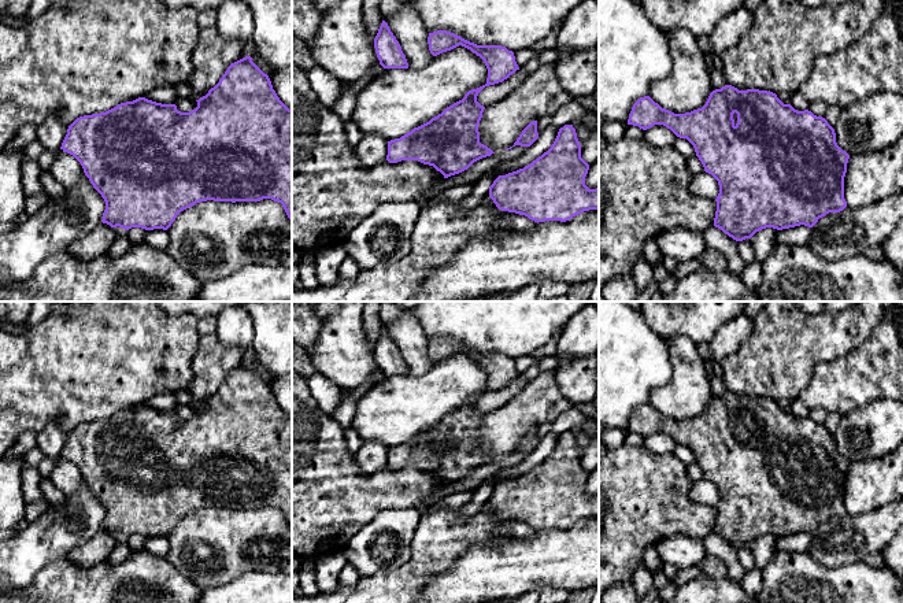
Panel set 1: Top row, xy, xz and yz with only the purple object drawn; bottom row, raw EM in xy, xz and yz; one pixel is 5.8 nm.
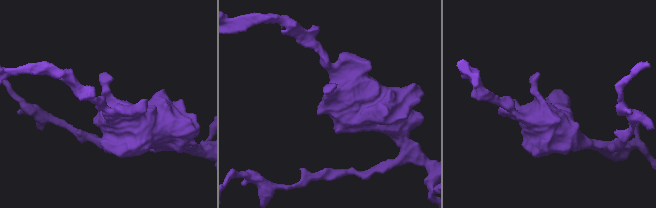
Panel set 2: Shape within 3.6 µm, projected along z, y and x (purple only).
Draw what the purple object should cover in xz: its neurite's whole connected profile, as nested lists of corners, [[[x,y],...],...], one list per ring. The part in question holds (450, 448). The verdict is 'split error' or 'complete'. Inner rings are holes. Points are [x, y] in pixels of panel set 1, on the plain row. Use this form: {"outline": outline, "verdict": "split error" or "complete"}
{"outline": [[[447,337],[429,340],[433,363],[459,352],[480,363],[486,376],[486,391],[469,397],[465,404],[447,414],[429,429],[414,434],[400,445],[388,448],[386,467],[418,467],[433,473],[444,485],[467,477],[474,469],[495,460],[480,450],[478,432],[485,417],[477,408],[478,400],[489,392],[507,386],[519,377],[512,358],[502,352],[477,352]]], "verdict": "complete"}

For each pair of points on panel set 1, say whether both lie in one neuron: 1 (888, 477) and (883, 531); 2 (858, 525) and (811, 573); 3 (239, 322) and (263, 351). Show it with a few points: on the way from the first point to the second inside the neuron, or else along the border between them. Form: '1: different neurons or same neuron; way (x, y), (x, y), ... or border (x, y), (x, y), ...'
1: different neurons; border (888, 503), (855, 515)
2: different neurons; border (806, 552), (828, 566), (854, 563)
3: different neurons; border (250, 315), (252, 322), (251, 350)

